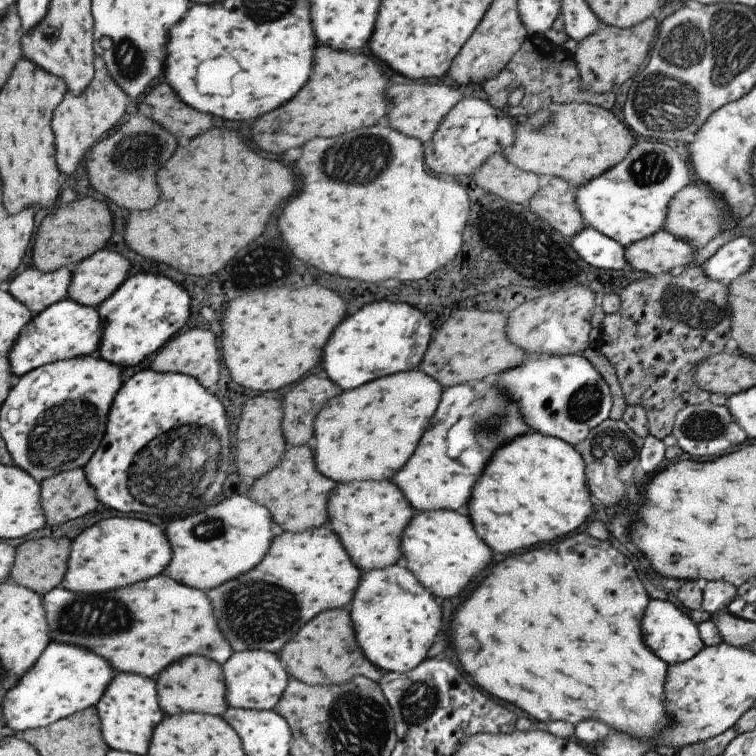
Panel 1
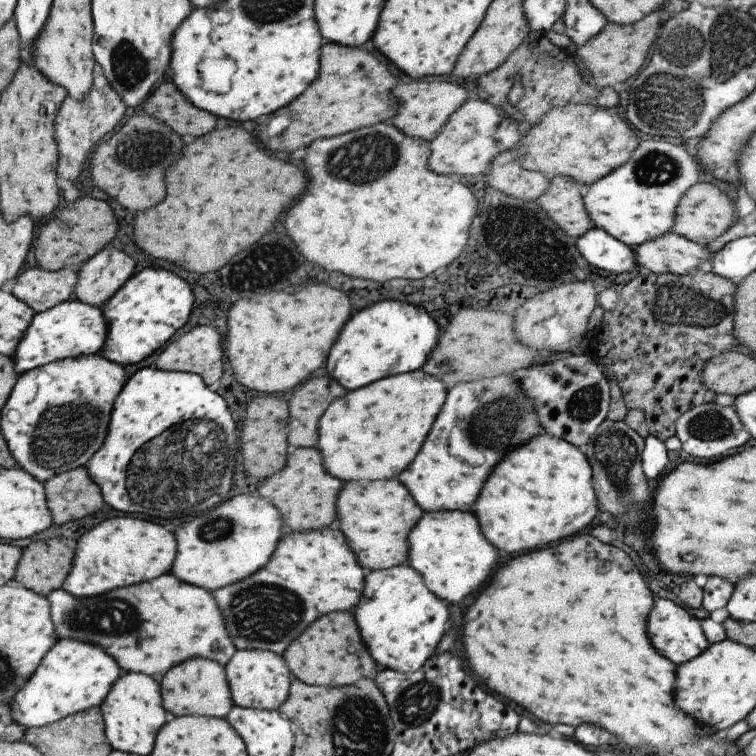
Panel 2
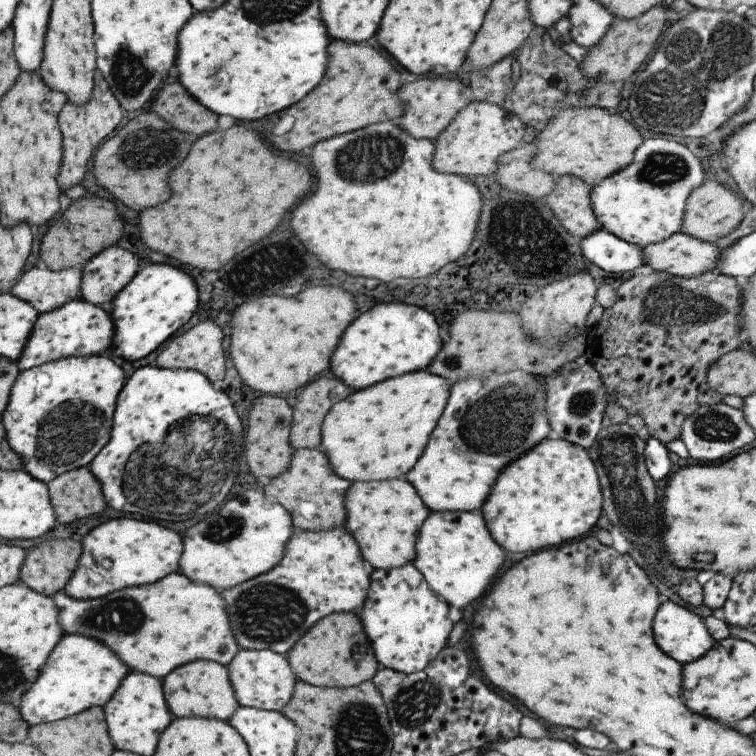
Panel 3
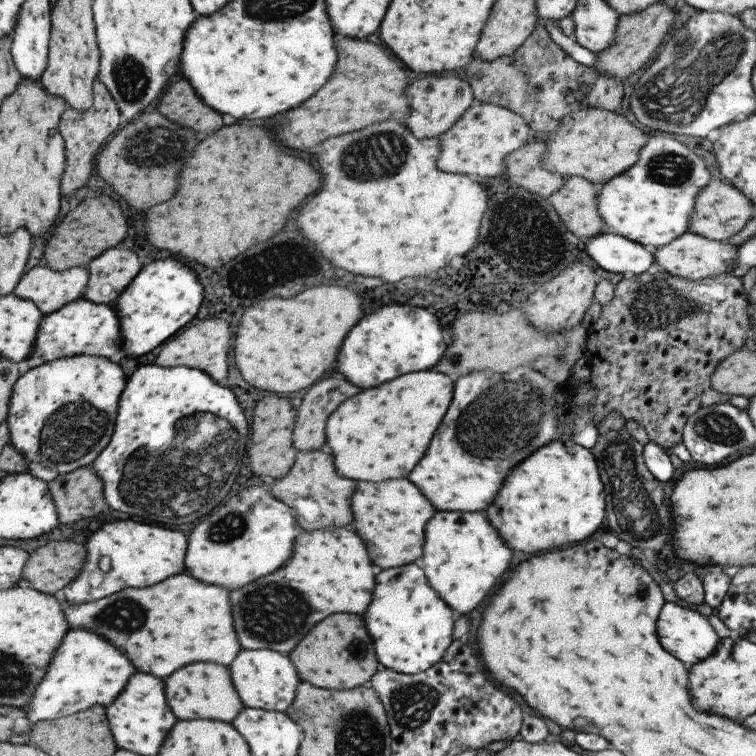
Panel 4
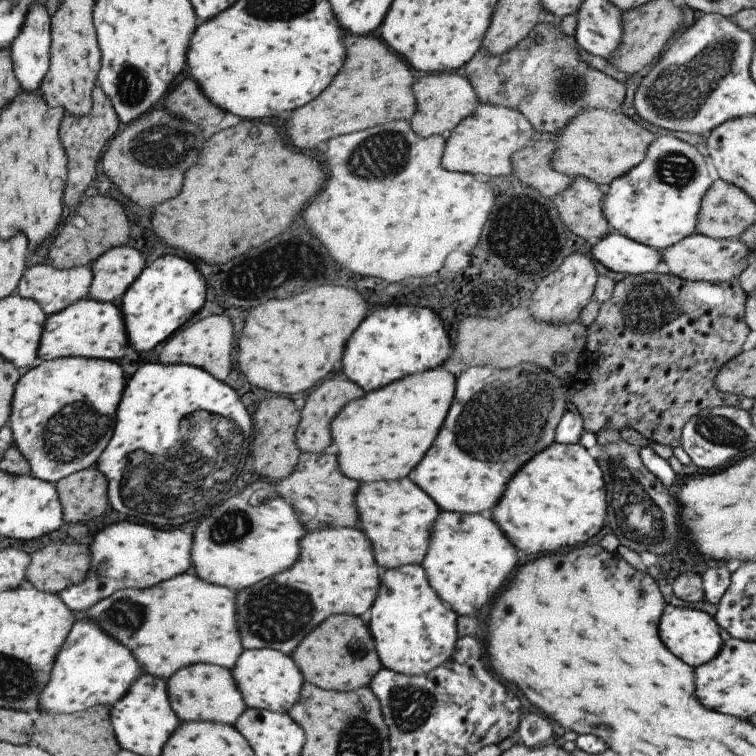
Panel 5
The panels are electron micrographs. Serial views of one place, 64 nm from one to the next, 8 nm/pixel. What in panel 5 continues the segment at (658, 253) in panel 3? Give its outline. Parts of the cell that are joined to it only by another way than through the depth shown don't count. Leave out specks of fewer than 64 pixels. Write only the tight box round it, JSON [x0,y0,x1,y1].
[660,232,747,282]

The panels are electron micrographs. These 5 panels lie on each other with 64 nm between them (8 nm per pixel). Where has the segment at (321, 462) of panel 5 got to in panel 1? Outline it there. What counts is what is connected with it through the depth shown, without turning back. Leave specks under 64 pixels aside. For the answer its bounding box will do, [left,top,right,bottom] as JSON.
[249,444,334,533]

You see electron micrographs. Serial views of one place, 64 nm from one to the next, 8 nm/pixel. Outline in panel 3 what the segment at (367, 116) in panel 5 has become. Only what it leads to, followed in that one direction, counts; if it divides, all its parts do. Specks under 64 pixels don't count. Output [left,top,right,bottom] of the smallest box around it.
[267,39,402,152]

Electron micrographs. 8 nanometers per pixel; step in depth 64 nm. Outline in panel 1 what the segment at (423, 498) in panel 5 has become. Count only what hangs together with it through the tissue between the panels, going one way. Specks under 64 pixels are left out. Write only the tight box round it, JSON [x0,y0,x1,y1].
[325,480,415,572]

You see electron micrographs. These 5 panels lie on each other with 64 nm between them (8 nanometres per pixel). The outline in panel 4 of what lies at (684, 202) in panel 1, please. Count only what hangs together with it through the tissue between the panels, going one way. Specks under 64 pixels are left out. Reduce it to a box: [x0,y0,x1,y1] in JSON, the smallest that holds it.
[687,178,754,241]

